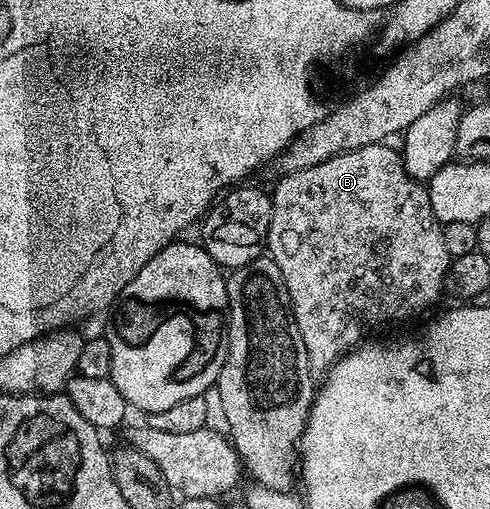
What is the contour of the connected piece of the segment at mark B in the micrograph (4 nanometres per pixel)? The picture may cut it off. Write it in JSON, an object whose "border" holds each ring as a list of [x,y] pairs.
{"border":[[[382,143],[361,147],[359,150],[347,150],[325,159],[325,163],[282,174],[278,178],[280,181],[275,185],[275,193],[270,194],[271,222],[265,242],[265,253],[273,263],[277,263],[285,279],[285,287],[289,287],[289,299],[293,303],[297,331],[301,331],[301,339],[305,342],[305,355],[309,355],[309,367],[315,375],[326,374],[346,353],[356,348],[364,340],[363,332],[366,329],[371,329],[374,325],[387,325],[390,321],[407,321],[410,317],[425,312],[438,297],[444,296],[443,280],[453,260],[445,247],[444,224],[433,215],[426,184],[415,181],[407,174],[400,150],[390,149],[389,146],[391,145]]]}

